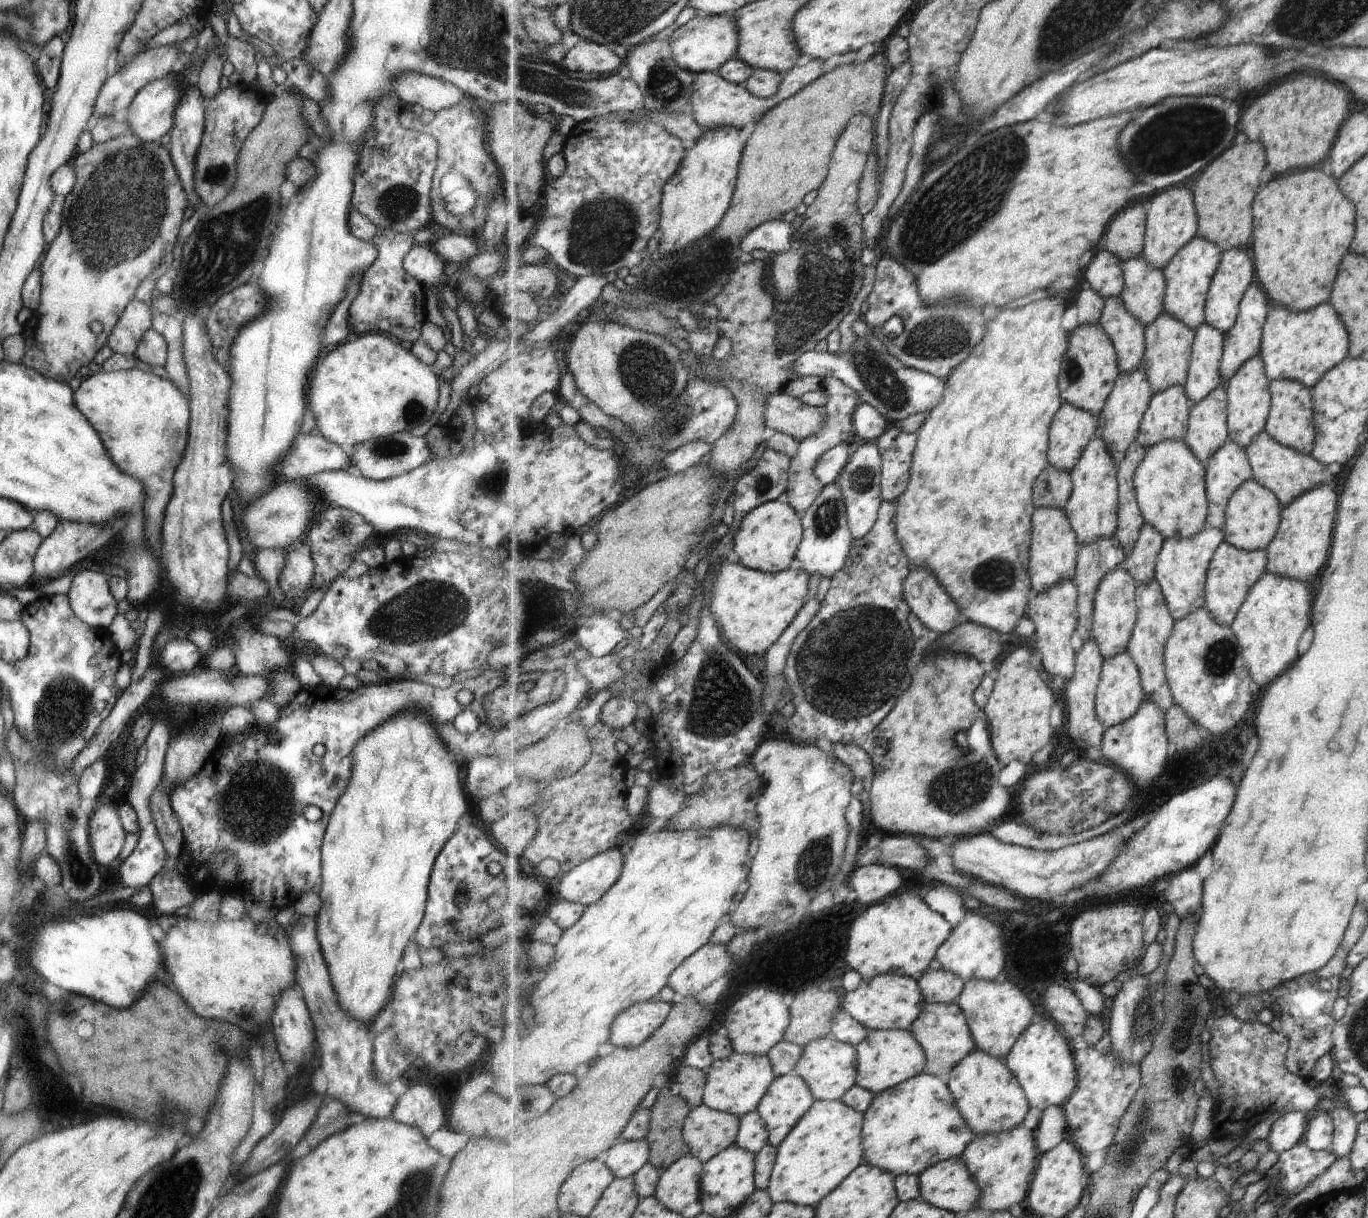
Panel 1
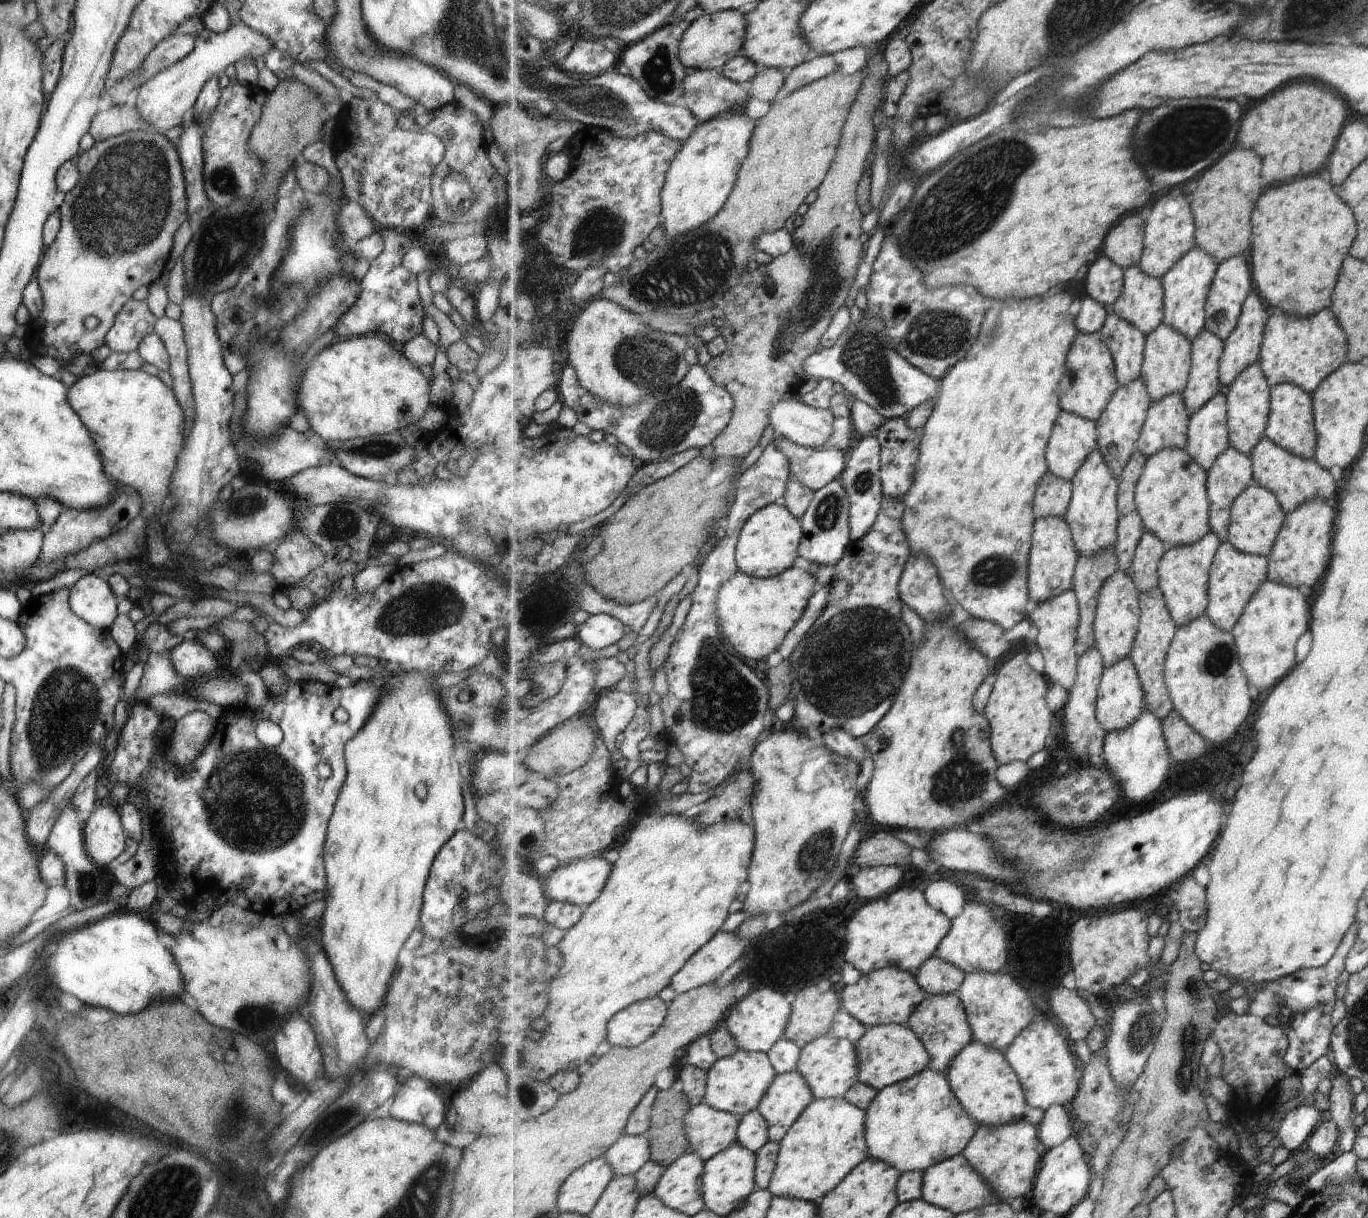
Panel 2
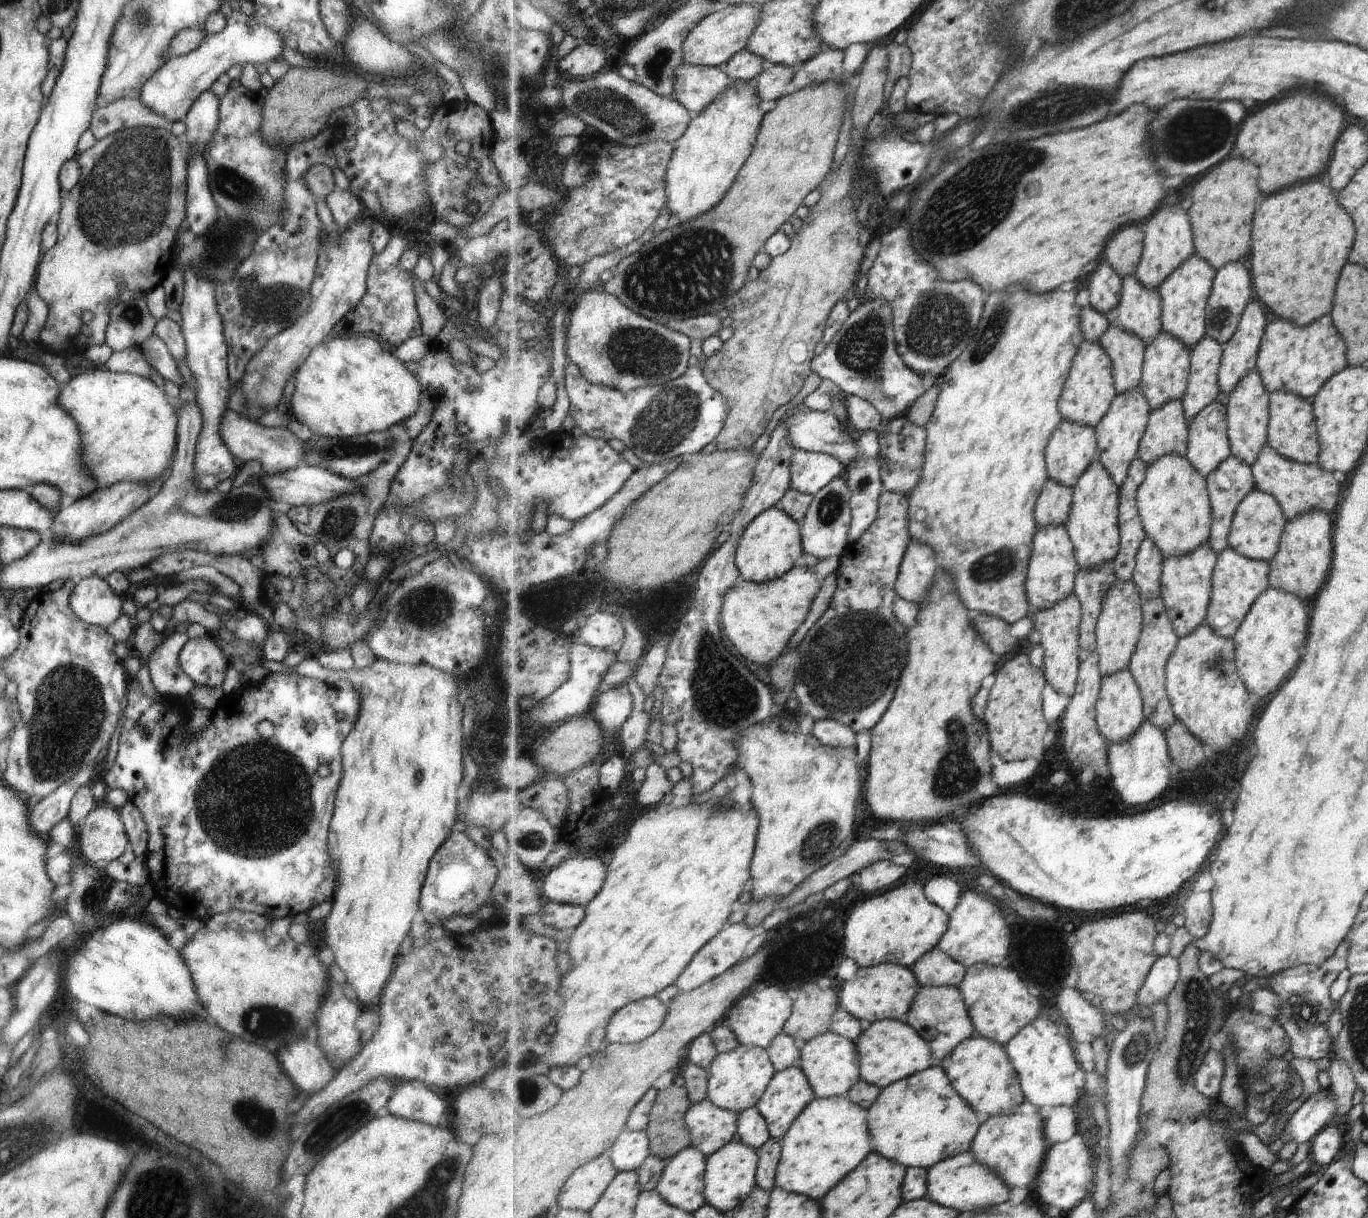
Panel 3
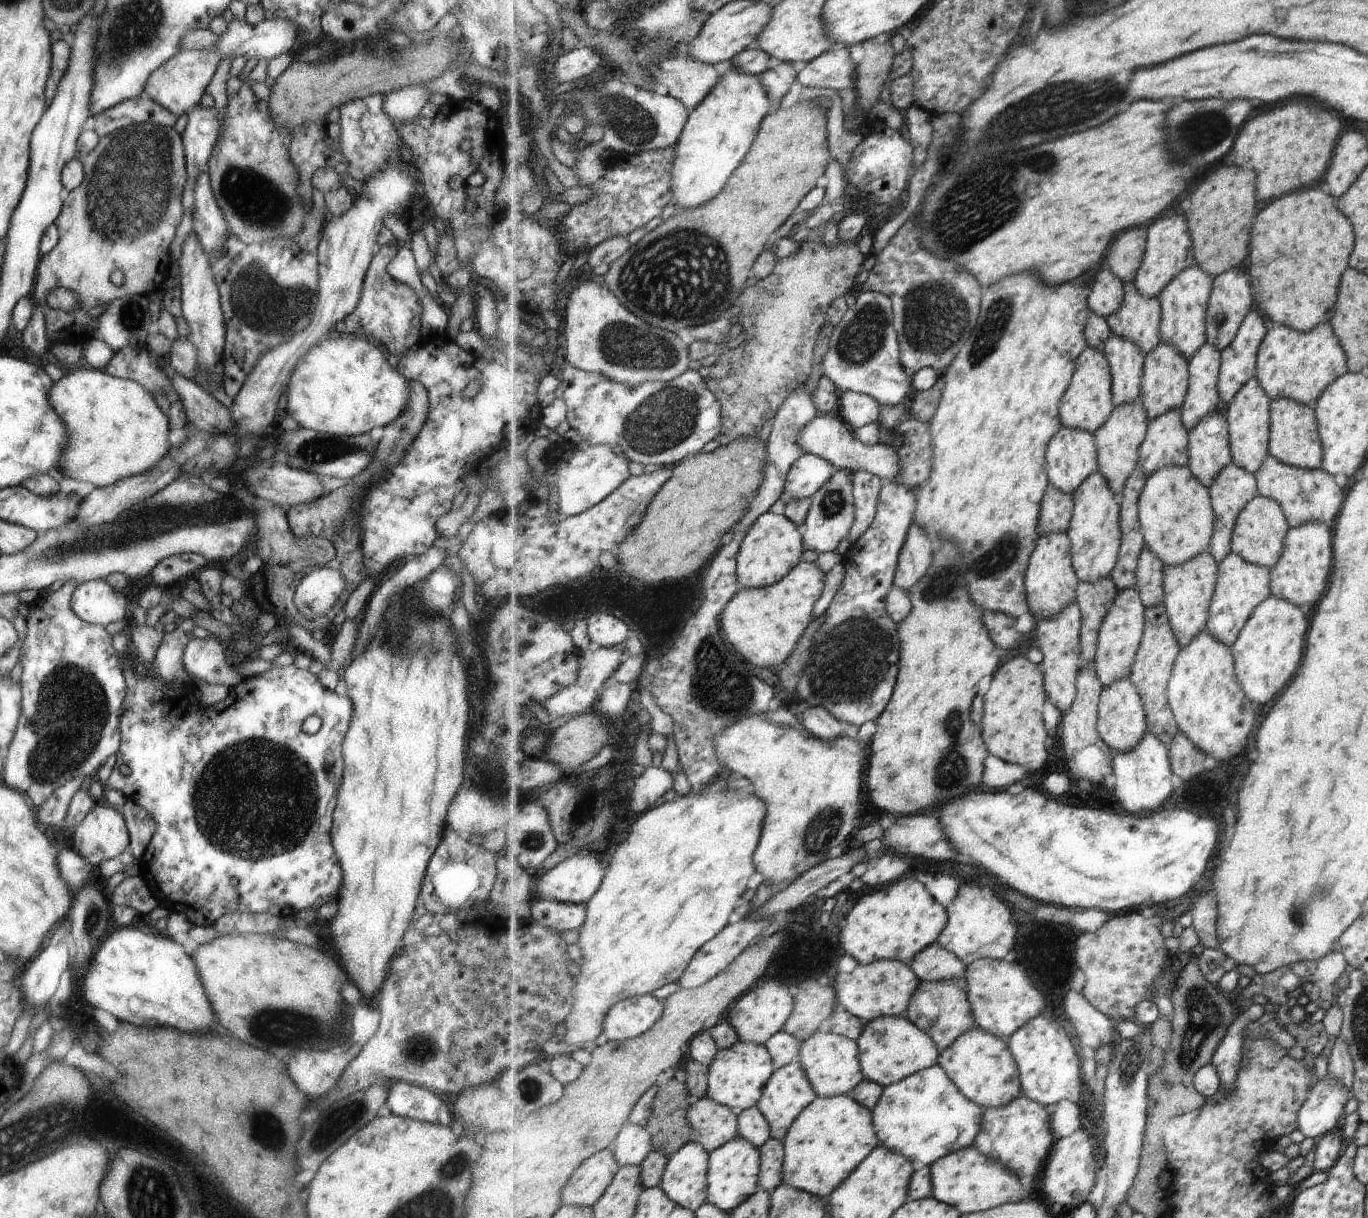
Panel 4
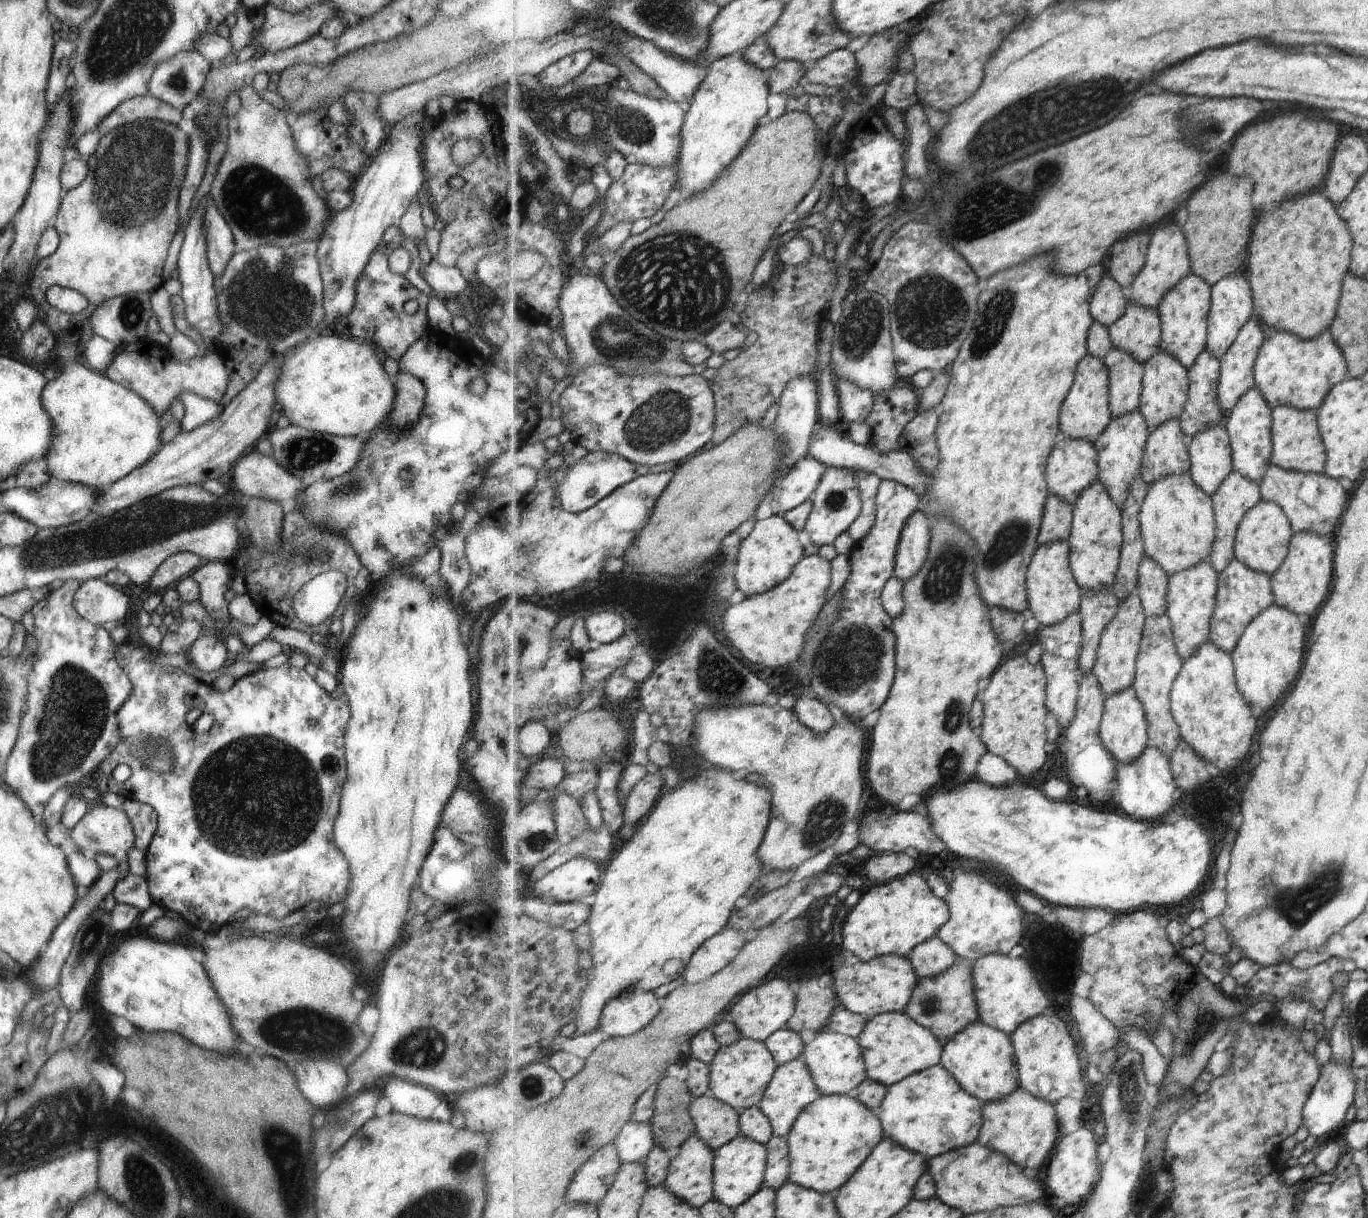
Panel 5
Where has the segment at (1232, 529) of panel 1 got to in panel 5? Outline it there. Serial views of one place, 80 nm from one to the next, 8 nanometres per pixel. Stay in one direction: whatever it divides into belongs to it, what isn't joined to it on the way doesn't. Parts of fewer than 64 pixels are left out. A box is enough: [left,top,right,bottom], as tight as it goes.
[1235,501,1294,576]

